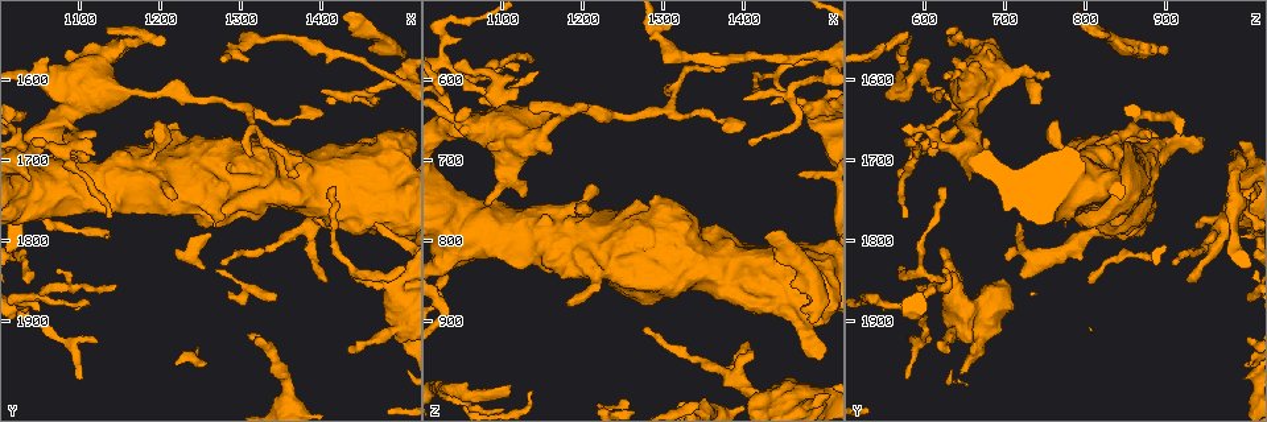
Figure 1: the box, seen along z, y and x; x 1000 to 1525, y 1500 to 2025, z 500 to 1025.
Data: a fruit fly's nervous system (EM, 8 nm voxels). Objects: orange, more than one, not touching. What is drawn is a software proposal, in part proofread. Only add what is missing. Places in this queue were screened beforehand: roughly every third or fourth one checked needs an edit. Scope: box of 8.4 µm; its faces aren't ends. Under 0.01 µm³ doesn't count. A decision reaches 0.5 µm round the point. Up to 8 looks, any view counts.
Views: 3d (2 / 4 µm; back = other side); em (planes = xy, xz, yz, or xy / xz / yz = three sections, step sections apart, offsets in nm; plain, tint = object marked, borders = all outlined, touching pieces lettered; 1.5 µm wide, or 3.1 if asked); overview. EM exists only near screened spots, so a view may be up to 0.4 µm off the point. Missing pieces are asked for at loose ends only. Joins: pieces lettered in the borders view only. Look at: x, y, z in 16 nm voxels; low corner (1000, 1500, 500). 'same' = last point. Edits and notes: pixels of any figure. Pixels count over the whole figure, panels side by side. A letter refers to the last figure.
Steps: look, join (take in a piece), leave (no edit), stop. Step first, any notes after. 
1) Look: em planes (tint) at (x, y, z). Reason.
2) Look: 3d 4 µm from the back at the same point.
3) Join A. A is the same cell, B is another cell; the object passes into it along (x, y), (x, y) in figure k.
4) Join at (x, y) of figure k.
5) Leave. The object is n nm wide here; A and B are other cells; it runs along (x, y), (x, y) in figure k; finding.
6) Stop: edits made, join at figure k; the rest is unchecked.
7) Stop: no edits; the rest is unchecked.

Look: 3d 4 µm from the back at (1080, 1595, 760). Branch stops here.

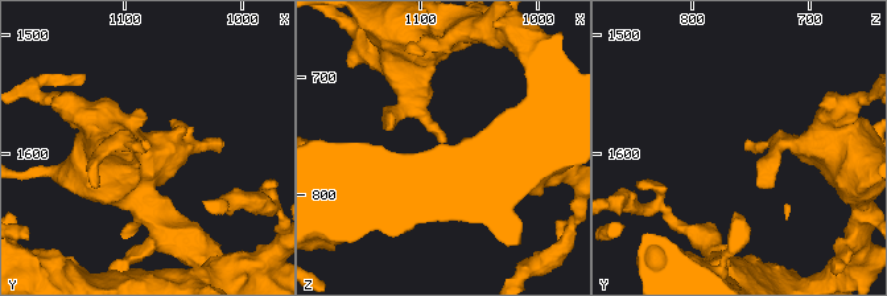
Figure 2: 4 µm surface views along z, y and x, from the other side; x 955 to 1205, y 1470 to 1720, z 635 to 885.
Look: em planes (borders) at (1078, 1592, 758). Now the EM.

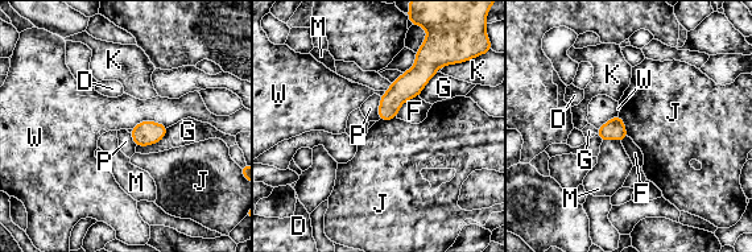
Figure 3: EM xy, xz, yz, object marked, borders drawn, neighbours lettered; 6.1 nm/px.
Leave. D, F, G, J, K, M, P and W are other cells; a border runs along (618, 115), (628, 136) in figure 3; none of them fits.

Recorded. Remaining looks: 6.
Look: em planes (borders) at (1205, 1550, 630). An open end.

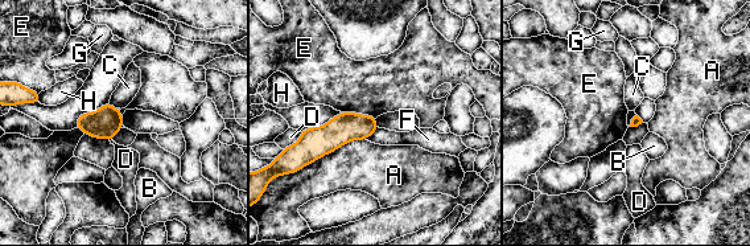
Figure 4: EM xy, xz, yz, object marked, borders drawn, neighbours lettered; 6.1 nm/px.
Leave. The longest contact is with A, 460 nm; A, B, C, D, E, F, G and H are other cells; a border runs along (342, 111), (369, 114), (375, 118) in figure 4; none of them fits.

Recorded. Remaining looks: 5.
Look: 3d 4 µm at (1415, 1735, 620). Free end.

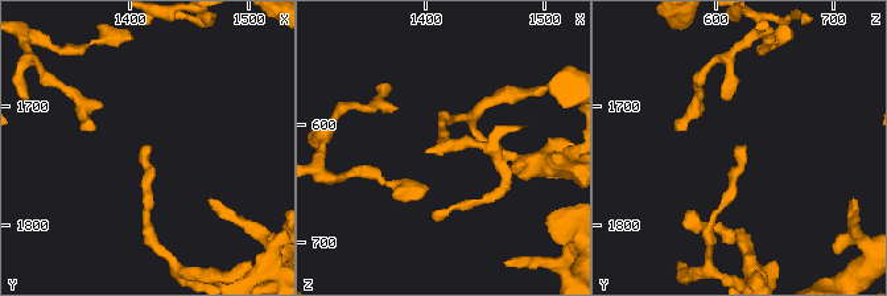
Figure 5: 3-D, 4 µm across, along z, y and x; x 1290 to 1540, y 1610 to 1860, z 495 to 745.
Look: em planes (tint) at (1414, 1732, 618).

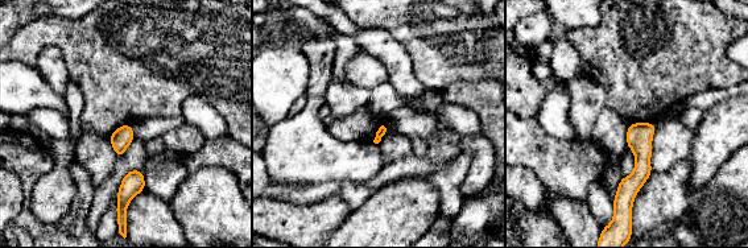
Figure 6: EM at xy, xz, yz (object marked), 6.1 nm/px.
Look: em planes (borders) at the same point.

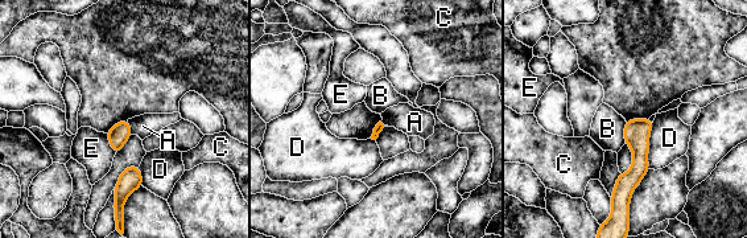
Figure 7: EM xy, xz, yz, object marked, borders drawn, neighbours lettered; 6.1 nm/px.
Leave. The longest contact is with D, 280 nm; A, B, C, D and E are other cells; a border runs along (626, 122), (624, 143) in figure 7; no lettered piece goes on from it.

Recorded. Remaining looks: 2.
Stop: no edits; the rest is unchecked.

